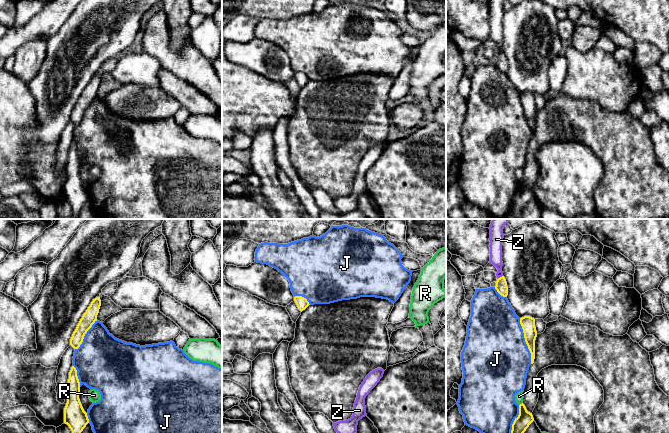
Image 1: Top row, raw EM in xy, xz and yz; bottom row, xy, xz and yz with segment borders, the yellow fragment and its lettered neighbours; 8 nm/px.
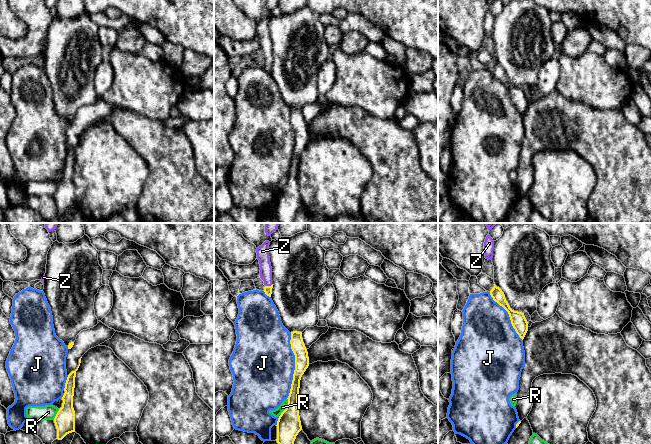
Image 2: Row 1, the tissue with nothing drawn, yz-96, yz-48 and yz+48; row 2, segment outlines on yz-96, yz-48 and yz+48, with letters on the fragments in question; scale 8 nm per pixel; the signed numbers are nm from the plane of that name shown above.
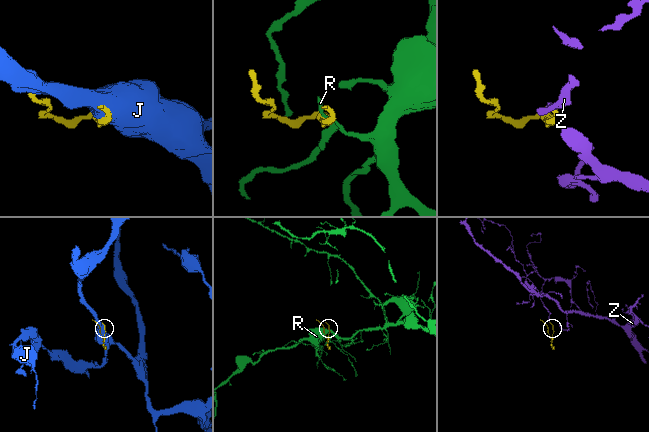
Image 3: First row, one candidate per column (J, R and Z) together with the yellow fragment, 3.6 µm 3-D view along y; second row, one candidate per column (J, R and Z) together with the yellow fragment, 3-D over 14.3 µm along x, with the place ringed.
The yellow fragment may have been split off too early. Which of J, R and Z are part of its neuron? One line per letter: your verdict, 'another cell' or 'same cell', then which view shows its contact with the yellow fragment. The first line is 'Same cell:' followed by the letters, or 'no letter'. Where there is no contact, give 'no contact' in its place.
Same cell: J
J: same cell; contact in yz
R: another cell; contact in yz
Z: another cell; contact in yz

